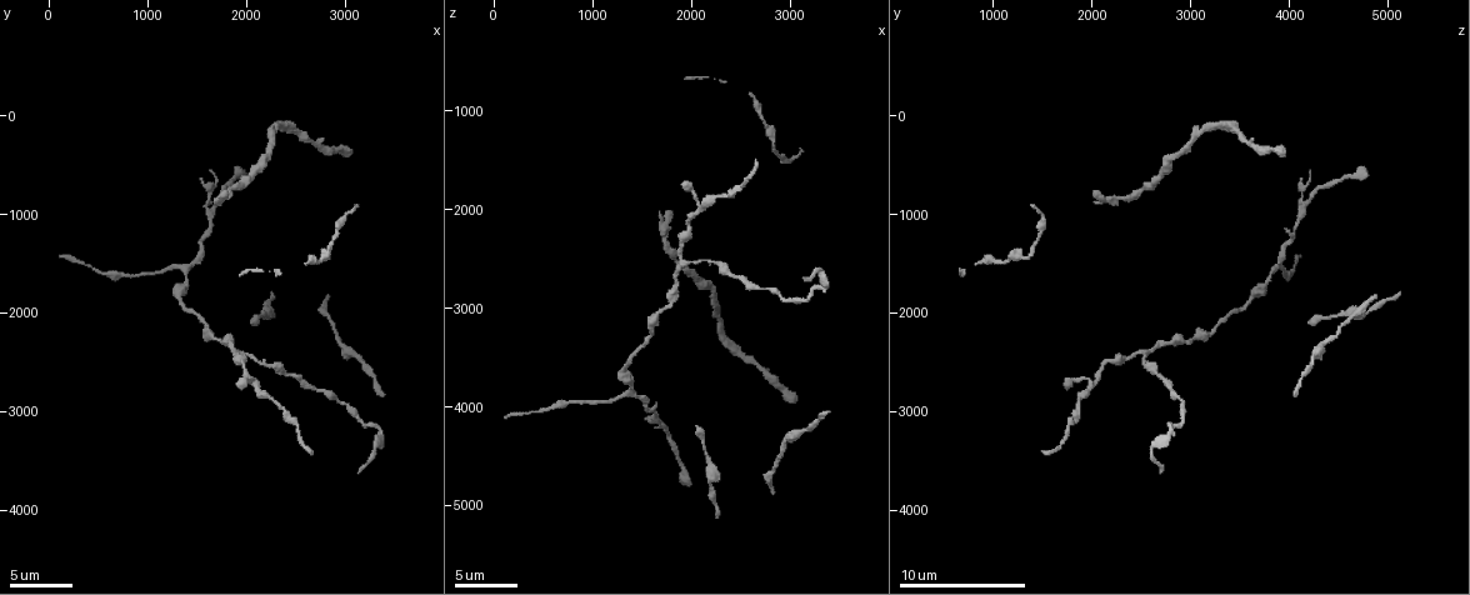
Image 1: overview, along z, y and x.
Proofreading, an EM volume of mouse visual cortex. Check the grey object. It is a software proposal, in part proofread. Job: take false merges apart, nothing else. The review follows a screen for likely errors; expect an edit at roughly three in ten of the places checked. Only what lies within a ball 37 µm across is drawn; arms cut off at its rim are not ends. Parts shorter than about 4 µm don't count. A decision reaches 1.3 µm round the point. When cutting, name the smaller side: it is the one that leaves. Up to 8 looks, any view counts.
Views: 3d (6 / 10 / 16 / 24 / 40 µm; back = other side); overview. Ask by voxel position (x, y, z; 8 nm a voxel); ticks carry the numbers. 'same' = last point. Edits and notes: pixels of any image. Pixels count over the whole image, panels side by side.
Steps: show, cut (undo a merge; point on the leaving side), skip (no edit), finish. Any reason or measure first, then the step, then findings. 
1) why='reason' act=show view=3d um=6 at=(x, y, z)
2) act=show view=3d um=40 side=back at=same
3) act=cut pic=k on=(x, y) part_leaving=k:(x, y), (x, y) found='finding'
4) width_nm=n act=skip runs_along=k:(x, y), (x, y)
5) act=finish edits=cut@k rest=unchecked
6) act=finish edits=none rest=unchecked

why='branch point' act=show view=3d um=10 at=(1640, 900, 4140)

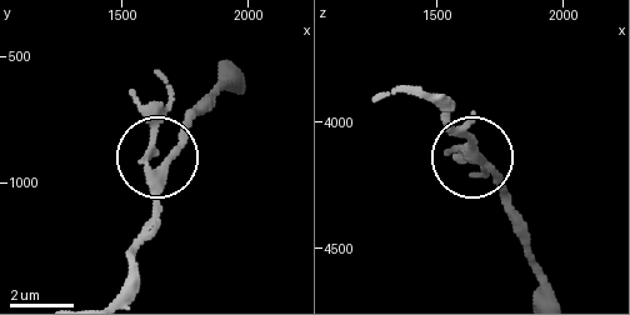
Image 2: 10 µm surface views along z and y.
arms=3 act=skip found='continuous, no second neuron'

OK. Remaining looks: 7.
why='arms part here' act=show view=3d um=16 at=(1940, 2400, 2560)

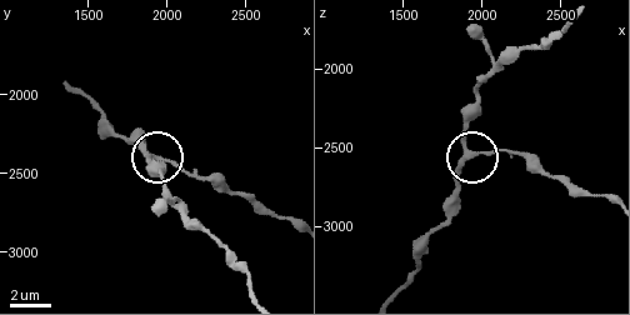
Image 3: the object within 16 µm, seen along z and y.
width_nm=240 act=skip runs_along=3:(396, 293), (445, 216), (459, 171), (470, 156), (466, 108) found='one neuron here'

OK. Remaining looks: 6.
why='thin neck' act=show view=3d um=6 at=(2480, 2620, 2700)

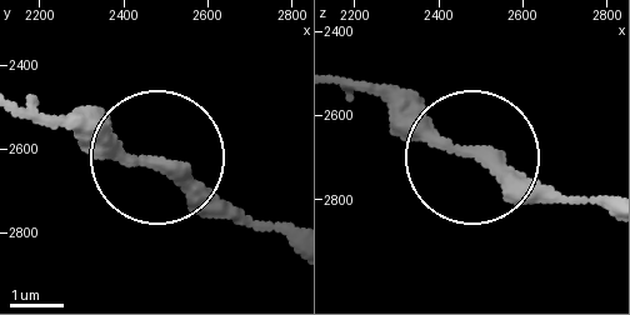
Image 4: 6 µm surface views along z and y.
act=skip runs_along=4:(339, 83), (393, 86), (474, 154), (564, 199) found='all the same neuron'

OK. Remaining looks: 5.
why='side arm on a straight run' act=show view=3d um=10 at=(2080, 2700, 1980)

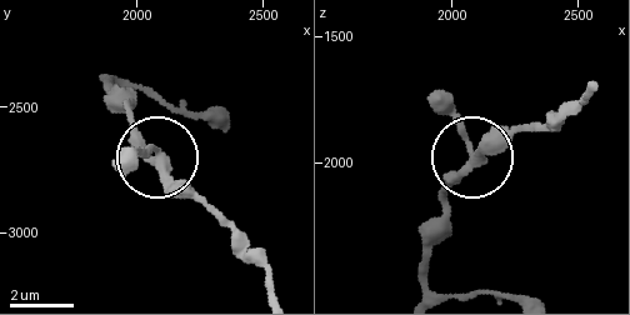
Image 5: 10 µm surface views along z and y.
width_nm=240 act=skip runs_along=5:(420, 294), (448, 186), (471, 159), (493, 154), (523, 126) found='continuous, no second neuron'

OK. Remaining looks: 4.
act=finish edits=none rest=unchecked

